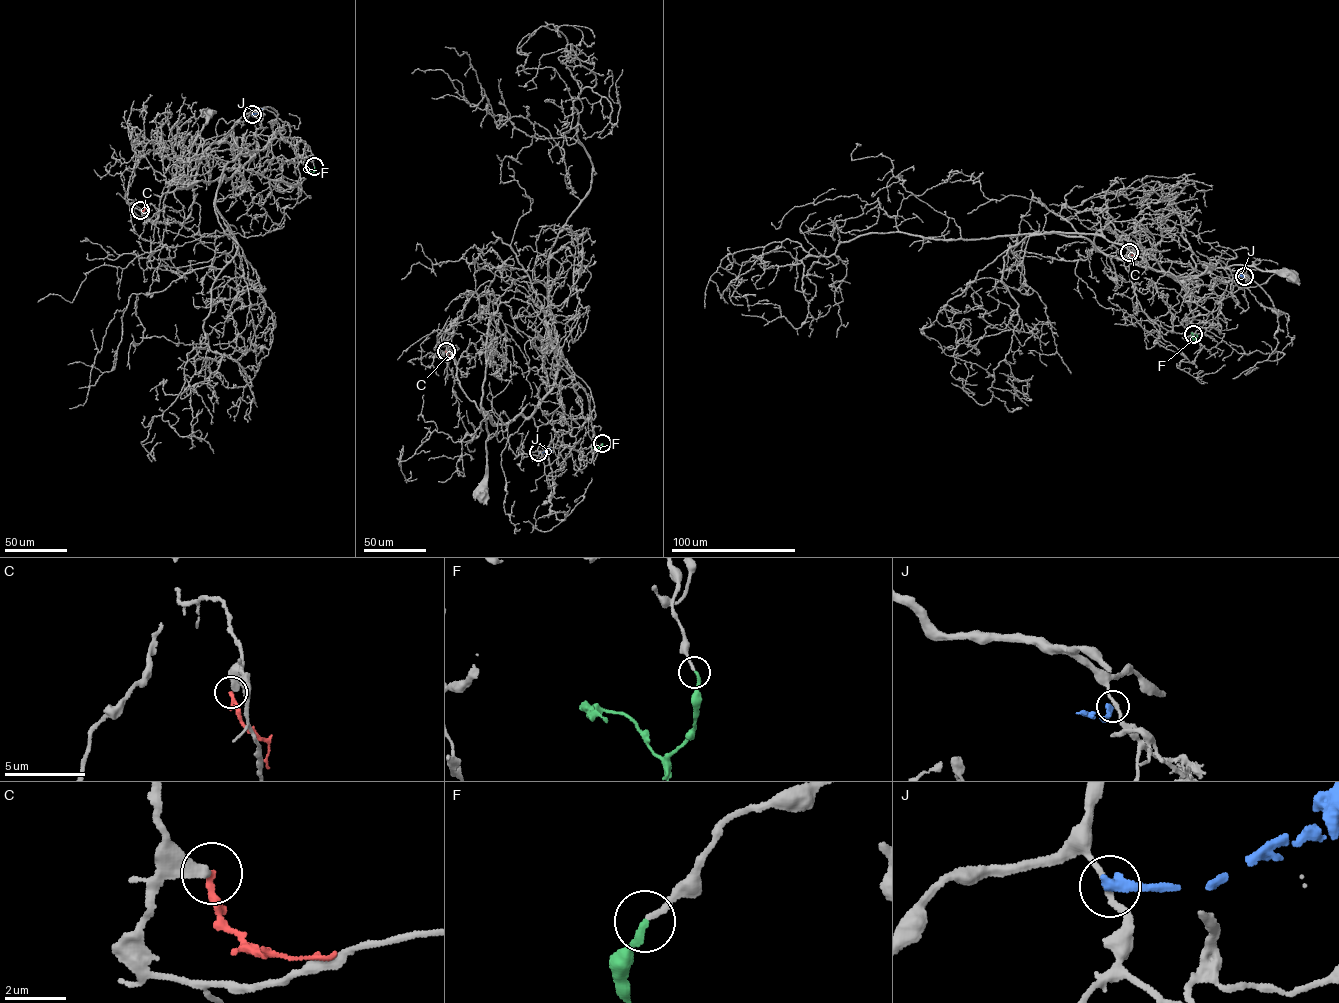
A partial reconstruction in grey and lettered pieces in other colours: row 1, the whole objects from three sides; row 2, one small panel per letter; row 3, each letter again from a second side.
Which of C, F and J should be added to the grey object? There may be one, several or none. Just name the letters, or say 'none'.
F

